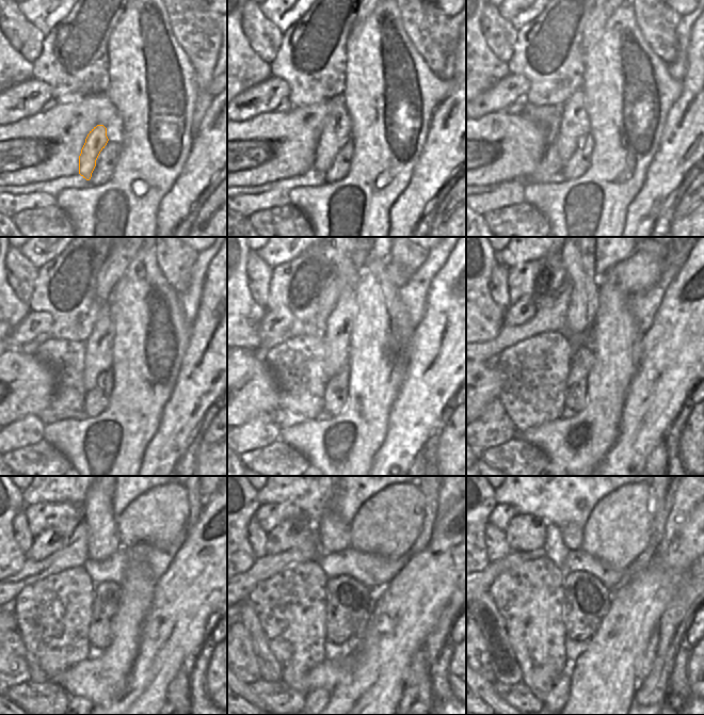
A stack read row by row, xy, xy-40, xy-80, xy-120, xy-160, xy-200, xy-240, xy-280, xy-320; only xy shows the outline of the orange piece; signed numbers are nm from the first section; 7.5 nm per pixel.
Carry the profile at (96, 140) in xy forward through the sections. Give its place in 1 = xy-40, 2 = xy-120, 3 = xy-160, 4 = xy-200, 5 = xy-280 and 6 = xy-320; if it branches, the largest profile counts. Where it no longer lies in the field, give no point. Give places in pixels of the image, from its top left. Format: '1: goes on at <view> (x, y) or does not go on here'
1: goes on at xy-40 (335, 130)
2: goes on at xy-120 (98, 355)
3: goes on at xy-160 (339, 323)
4: goes on at xy-200 (578, 258)
5: goes on at xy-280 (334, 533)
6: goes on at xy-320 (572, 535)

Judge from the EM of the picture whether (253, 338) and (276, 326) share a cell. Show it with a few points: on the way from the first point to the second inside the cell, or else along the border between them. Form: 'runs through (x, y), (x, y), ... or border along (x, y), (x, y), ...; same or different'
border along (266, 311), (258, 327), (260, 339); different

